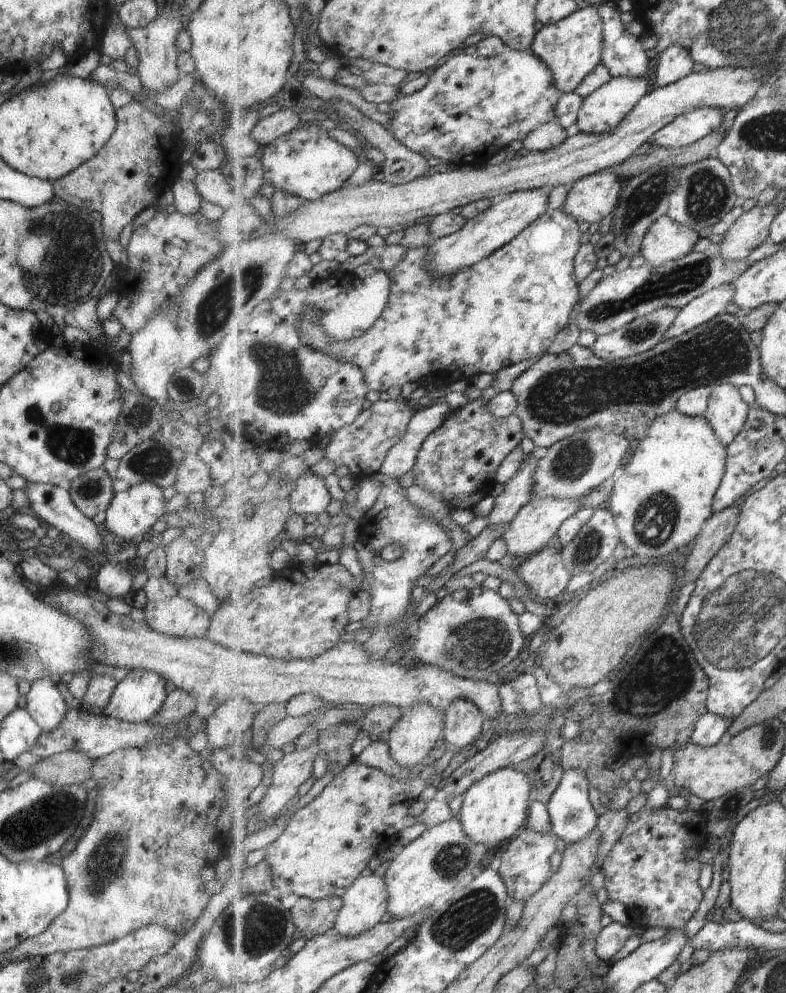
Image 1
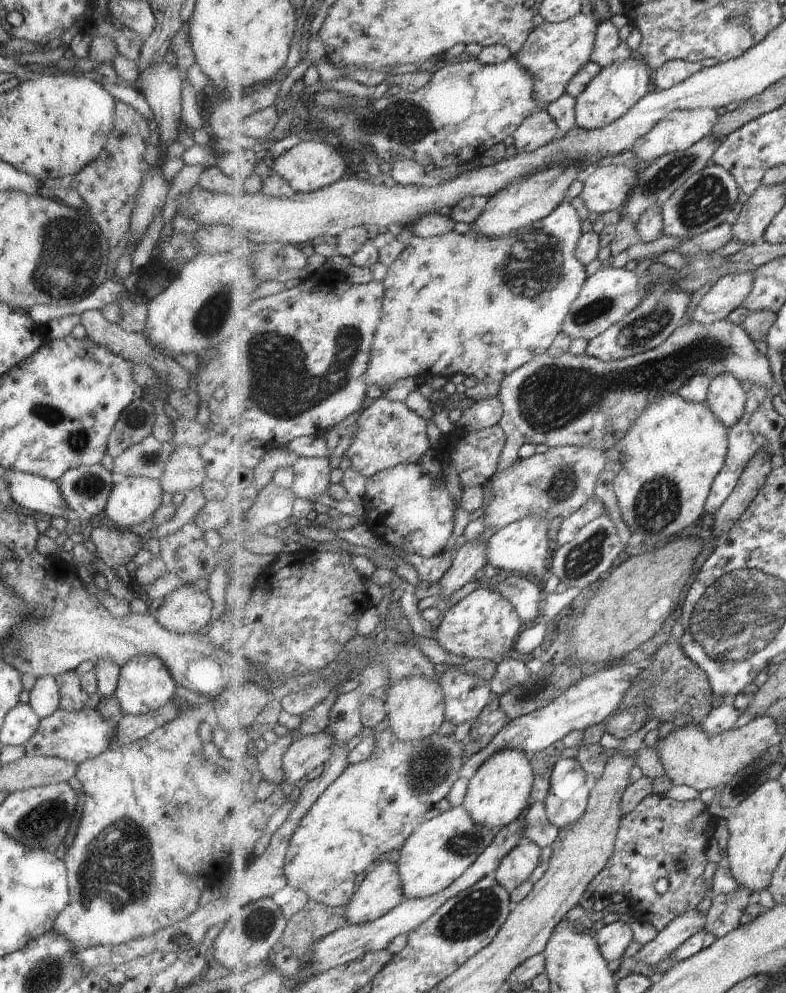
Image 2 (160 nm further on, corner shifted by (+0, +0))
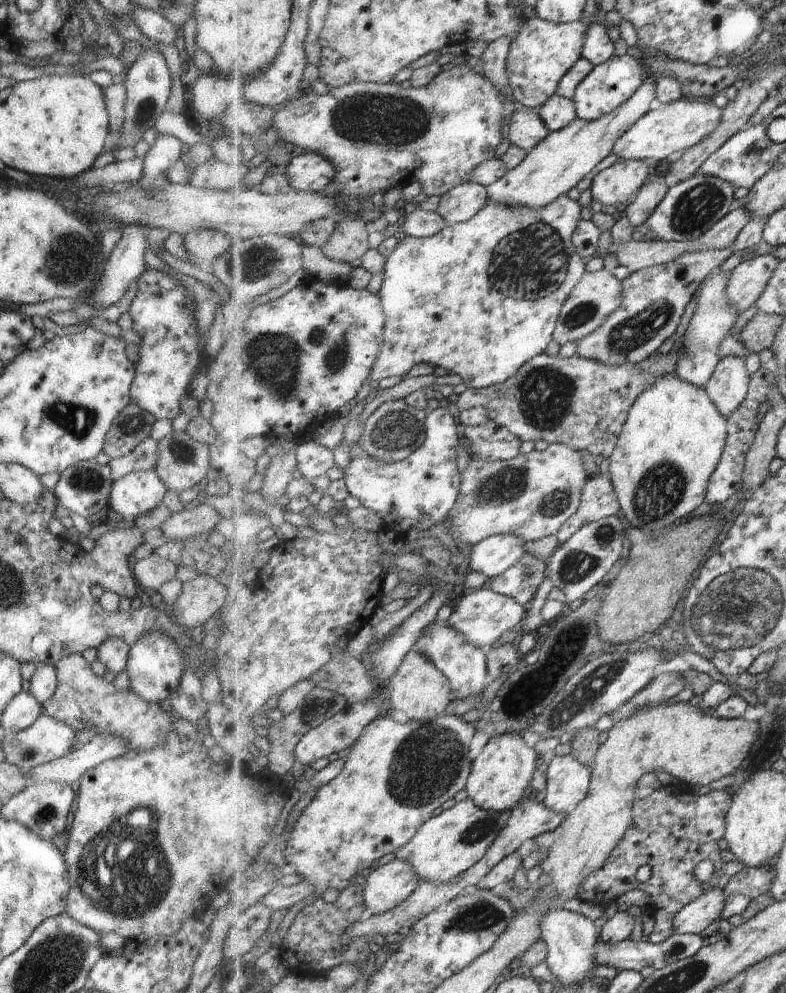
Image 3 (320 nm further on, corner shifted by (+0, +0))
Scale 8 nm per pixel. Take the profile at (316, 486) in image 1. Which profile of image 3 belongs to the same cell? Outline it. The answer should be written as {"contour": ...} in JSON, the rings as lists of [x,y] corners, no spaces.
{"contour":[[[311,437],[295,446],[295,456],[298,459],[298,471],[309,482],[317,477],[323,477],[336,465],[334,450],[321,446]]]}

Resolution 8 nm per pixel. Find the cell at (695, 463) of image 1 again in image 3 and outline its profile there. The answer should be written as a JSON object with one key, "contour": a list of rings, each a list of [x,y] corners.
{"contour":[[[676,374],[659,378],[657,384],[647,388],[631,408],[618,448],[604,466],[619,500],[621,516],[627,525],[637,526],[638,529],[651,526],[655,532],[687,518],[703,502],[706,507],[711,476],[718,469],[726,450],[727,426],[728,418],[718,410],[704,388],[693,386]]]}

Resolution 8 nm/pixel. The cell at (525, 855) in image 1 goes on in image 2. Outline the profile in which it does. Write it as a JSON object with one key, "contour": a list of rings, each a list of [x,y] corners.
{"contour":[[[527,837],[519,843],[502,861],[496,870],[495,880],[508,891],[528,881],[533,870],[539,866],[541,847]]]}

